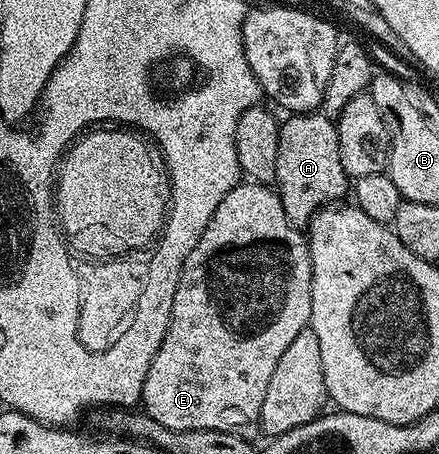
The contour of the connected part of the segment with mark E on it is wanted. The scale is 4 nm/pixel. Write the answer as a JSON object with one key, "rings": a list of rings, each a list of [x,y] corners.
{"rings":[[[239,181],[238,185],[227,192],[224,200],[220,200],[216,212],[212,212],[212,220],[208,220],[208,228],[204,228],[203,234],[200,235],[196,248],[192,248],[192,252],[188,252],[188,260],[184,260],[180,284],[176,284],[176,300],[172,300],[168,332],[148,368],[148,376],[144,376],[141,405],[146,414],[152,416],[156,424],[164,424],[164,428],[169,430],[211,430],[242,434],[249,426],[257,427],[262,420],[264,392],[268,392],[268,380],[272,380],[272,372],[276,372],[276,364],[280,364],[280,358],[288,346],[296,340],[302,329],[309,327],[311,312],[312,268],[307,235],[288,220],[282,201],[278,199],[277,189],[258,181]]]}

